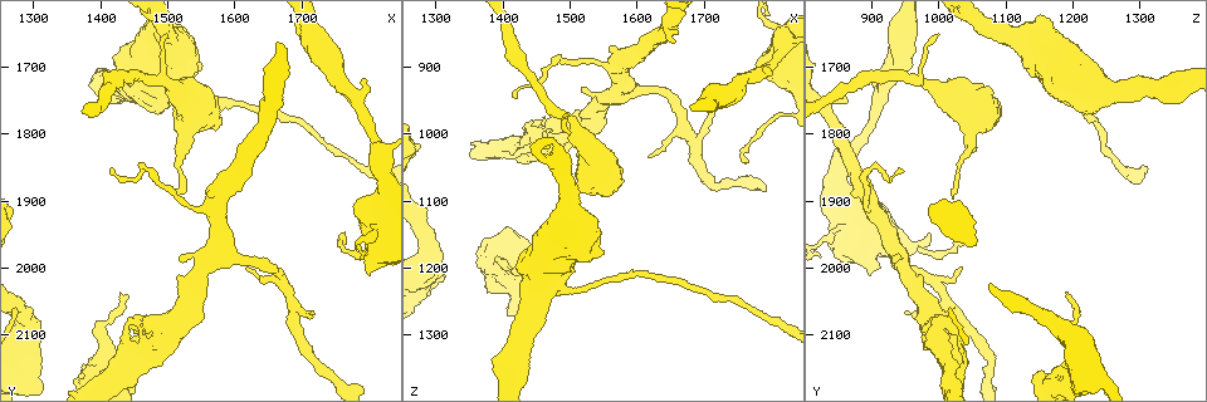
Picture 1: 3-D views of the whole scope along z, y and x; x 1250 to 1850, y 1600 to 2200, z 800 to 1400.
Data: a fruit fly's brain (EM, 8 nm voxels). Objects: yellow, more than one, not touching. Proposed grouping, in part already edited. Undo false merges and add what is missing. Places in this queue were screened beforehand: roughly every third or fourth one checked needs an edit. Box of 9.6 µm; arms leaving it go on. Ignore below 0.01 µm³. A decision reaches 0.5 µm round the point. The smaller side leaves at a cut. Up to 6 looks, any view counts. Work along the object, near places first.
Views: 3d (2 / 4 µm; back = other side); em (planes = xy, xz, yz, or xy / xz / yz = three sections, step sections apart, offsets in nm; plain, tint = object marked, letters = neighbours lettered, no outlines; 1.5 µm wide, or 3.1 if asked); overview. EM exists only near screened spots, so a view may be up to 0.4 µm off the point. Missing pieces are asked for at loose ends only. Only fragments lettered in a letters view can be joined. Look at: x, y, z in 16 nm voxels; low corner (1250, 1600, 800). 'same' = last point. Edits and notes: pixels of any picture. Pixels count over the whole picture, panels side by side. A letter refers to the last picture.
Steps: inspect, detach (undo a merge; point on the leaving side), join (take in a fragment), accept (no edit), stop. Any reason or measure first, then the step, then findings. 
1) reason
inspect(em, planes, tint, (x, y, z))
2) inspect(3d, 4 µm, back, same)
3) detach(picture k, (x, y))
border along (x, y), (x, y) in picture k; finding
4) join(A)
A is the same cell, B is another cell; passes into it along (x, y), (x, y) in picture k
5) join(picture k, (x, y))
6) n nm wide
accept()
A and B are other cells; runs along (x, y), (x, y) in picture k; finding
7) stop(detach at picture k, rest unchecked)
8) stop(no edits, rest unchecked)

branch stops here
inspect(em, planes, letters, (1720, 2065, 955))

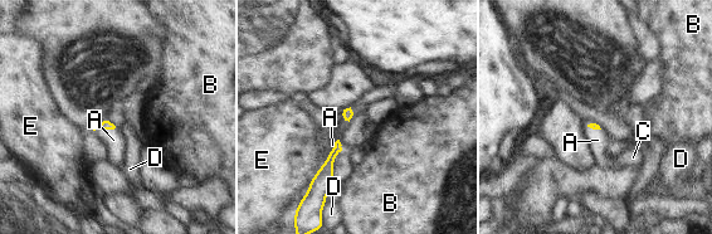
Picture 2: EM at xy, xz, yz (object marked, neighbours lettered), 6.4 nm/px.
A touches over 160 nm
join(picture 2, (113, 140))
A is the same cell, B, C, D and E are other cells; passes into it along (106, 125), (103, 128), (113, 140) in picture 2; the neuron continues

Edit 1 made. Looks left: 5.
redraw
inspect(overview)

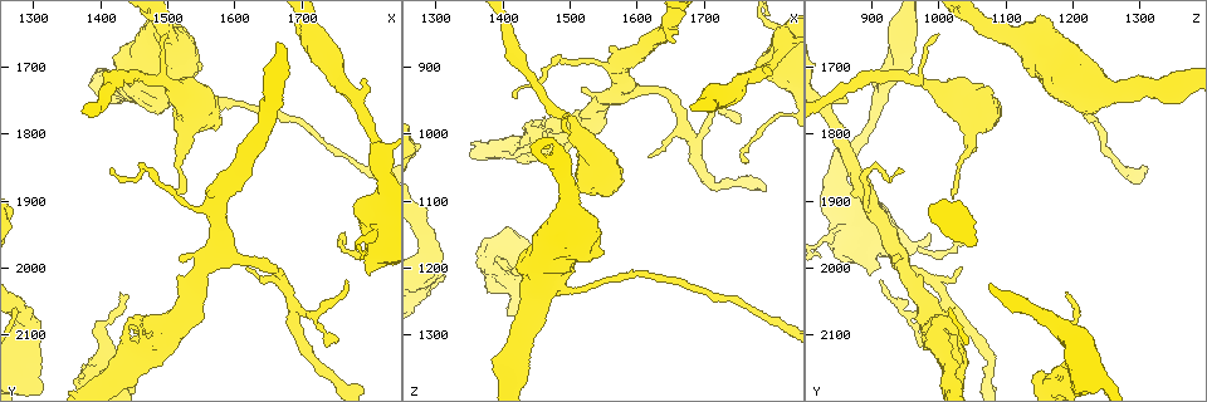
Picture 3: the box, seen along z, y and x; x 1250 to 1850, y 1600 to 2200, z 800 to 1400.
sudden change in width
inspect(em, planes, letters, (1740, 1690, 940))

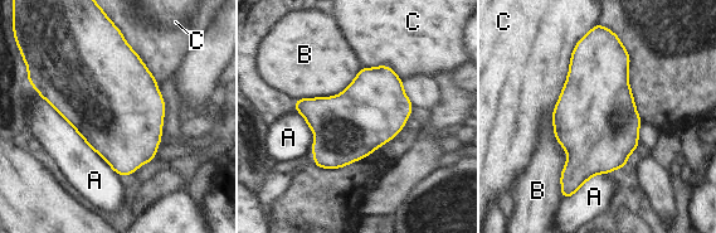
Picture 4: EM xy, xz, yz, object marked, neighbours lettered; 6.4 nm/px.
accept()
A, B and C are other cells; one neuron here

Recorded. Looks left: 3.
stop(join at picture 2, rest unchecked)

